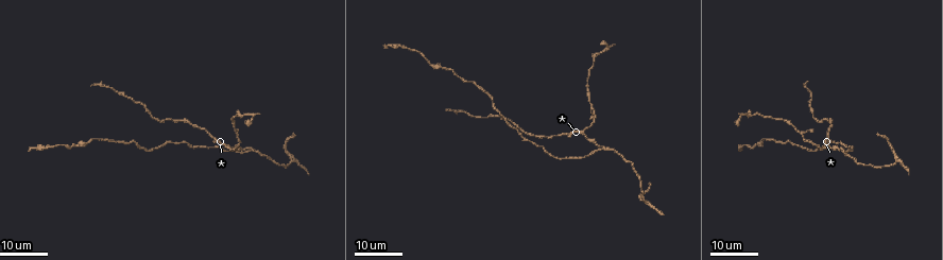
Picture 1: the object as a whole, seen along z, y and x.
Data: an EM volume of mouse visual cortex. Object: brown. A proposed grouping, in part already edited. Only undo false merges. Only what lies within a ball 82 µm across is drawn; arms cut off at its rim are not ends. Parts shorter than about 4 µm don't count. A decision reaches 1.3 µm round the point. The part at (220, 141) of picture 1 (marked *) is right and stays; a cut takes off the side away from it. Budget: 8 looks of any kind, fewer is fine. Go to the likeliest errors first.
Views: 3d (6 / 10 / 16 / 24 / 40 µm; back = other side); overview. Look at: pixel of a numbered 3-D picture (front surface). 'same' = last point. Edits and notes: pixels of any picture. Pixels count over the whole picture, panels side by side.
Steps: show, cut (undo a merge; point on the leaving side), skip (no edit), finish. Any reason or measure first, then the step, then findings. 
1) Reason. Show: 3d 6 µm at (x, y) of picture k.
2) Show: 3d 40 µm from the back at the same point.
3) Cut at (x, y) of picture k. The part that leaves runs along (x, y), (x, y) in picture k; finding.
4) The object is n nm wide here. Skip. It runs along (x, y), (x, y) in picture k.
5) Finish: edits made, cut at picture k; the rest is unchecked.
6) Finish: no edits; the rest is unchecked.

Three-way junction. Show: 3d 24 µm at (252, 151) of picture 1.

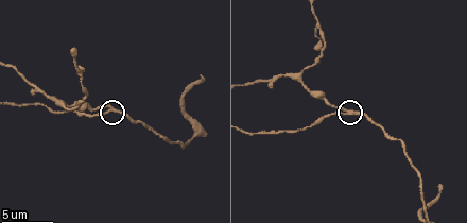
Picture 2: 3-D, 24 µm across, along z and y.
Show: 3d 6 µm at (347, 114) of picture 2.

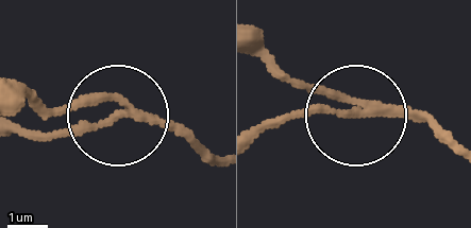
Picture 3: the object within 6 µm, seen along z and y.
Show: 3d 6 µm from the back at (355, 111) of picture 3.

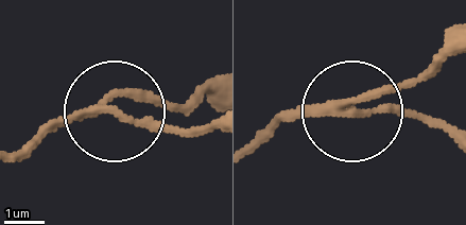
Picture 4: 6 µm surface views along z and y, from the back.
The object is 180 nm wide here. Cut at (161, 126) of picture 4. The part that leaves runs along (101, 108), (209, 128) in picture 4; a second neuron is stuck on.

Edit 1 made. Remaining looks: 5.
Three-way junction. Show: 3d 16 µm at (63, 104) of picture 2.

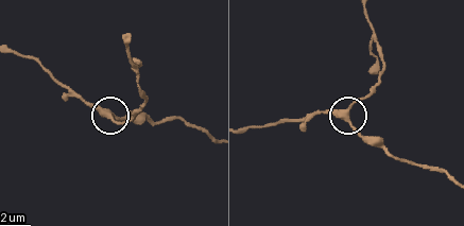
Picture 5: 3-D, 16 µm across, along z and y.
Zoom in. Show: 3d 6 µm at (347, 115) of picture 5.

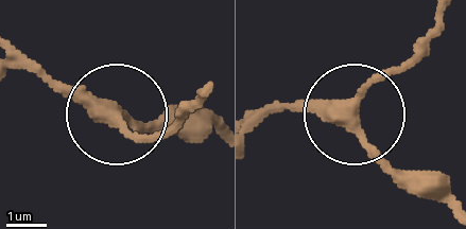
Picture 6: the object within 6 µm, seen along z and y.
The side arm is 28 µm long. Skip. One neuron here.

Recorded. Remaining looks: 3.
Calibre changes. Show: 3d 16 µm at (781, 120) of picture 1.

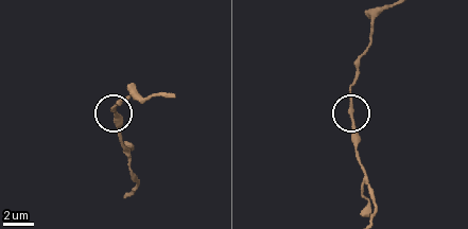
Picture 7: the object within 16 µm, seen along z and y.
Show: 3d 6 µm at (349, 112) of picture 7.

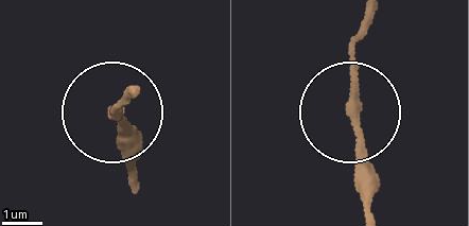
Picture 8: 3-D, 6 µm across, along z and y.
Skip. It runs along (375, 213), (353, 122), (364, 14) in picture 8; one neuron here.

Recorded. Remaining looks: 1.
Sudden change in width. Show: 3d 6 µm at (420, 186) of picture 2.

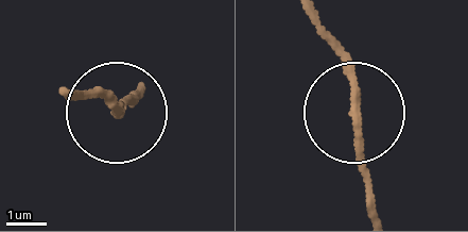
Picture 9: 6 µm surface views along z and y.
Skip. It runs along (310, 19), (350, 90), (371, 213) in picture 9; one neuron here.

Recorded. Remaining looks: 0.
Finish: edits made, cut at picture 4; the rest is unchecked.

